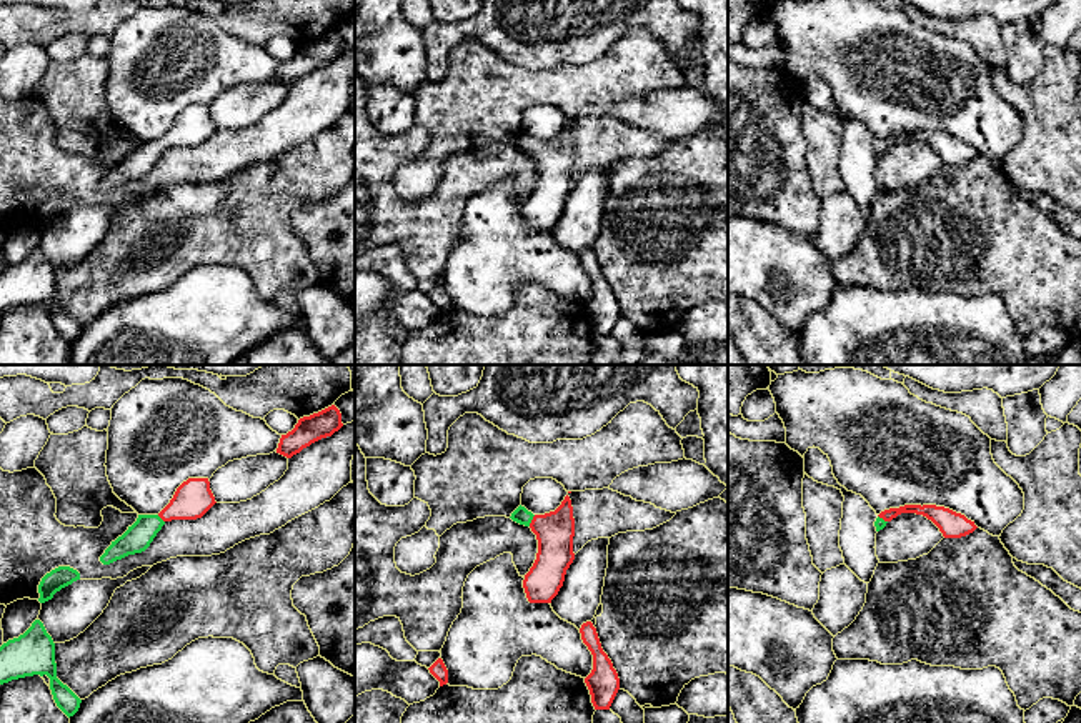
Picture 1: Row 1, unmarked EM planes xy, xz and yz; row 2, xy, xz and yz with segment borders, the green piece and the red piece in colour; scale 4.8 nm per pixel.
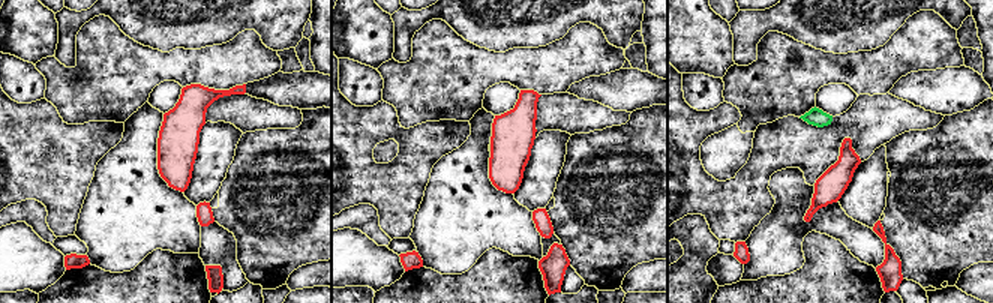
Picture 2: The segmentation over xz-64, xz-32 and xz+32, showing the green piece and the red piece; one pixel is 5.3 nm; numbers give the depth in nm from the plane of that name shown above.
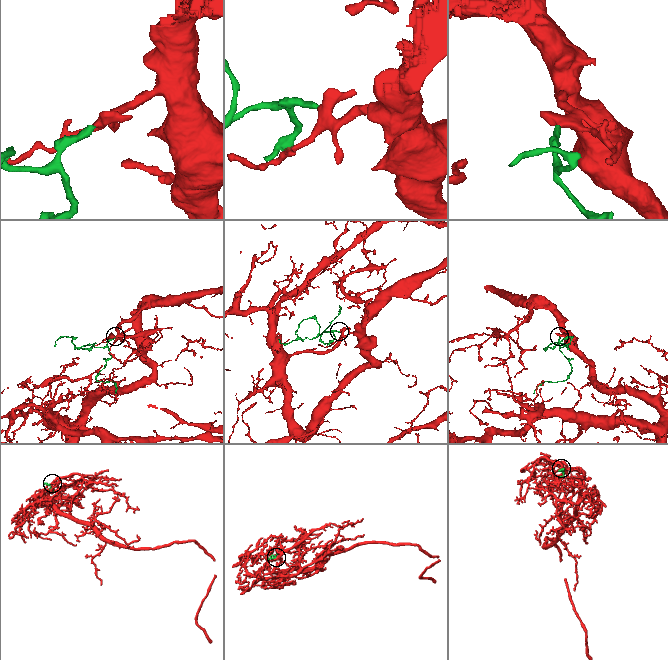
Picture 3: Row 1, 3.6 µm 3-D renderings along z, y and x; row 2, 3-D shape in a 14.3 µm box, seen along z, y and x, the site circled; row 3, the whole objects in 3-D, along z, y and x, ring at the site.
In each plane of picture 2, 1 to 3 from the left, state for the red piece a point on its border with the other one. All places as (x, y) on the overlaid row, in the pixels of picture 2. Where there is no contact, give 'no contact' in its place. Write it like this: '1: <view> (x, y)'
1: no contact
2: no contact
3: no contact

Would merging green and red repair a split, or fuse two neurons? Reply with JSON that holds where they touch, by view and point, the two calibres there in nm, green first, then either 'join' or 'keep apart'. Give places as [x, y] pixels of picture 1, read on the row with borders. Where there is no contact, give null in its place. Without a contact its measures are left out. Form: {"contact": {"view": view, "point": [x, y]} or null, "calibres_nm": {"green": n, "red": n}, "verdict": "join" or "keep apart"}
{"contact": {"view": "xz", "point": [532, 518]}, "calibres_nm": {"green": 80, "red": 190}, "verdict": "join"}

